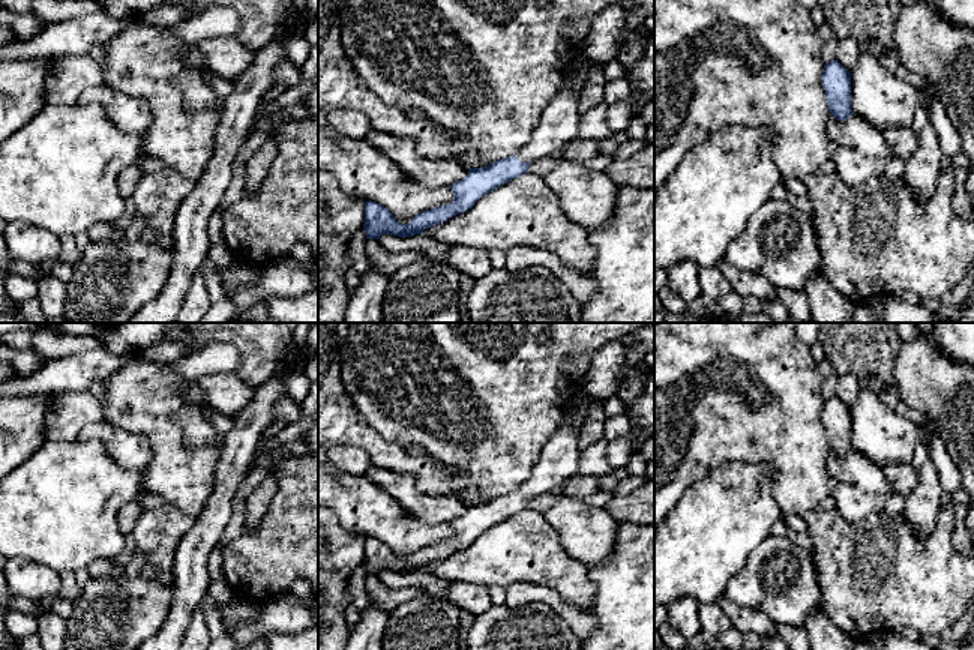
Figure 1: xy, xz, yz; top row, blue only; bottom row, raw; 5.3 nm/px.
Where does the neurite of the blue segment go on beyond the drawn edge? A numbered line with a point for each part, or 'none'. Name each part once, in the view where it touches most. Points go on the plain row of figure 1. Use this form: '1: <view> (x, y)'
1: xz (560, 460)

